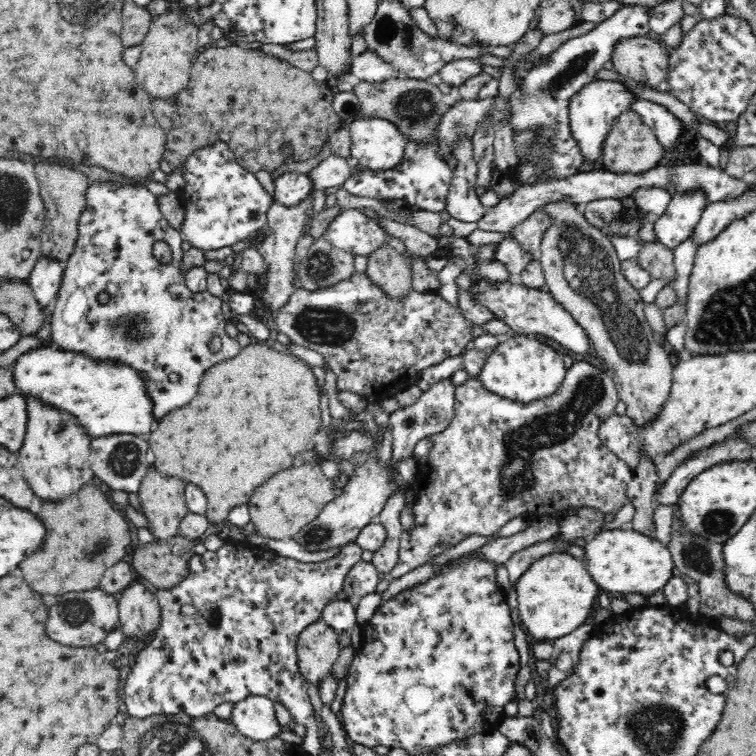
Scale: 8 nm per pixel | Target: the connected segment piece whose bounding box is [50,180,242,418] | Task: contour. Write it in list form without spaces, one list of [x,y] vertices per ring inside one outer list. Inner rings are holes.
[[[98,181],[93,184],[89,184],[86,193],[85,207],[80,214],[80,218],[77,220],[77,237],[74,243],[74,250],[72,254],[65,260],[65,271],[64,276],[61,280],[61,287],[57,292],[54,300],[54,307],[51,307],[50,325],[51,325],[51,340],[54,342],[56,348],[84,352],[92,358],[112,358],[132,364],[136,370],[142,373],[142,377],[148,380],[148,390],[152,394],[152,400],[154,400],[154,410],[156,410],[156,418],[164,416],[166,412],[170,410],[176,410],[176,408],[182,408],[184,404],[188,404],[196,392],[198,392],[198,384],[202,382],[202,376],[207,373],[207,370],[214,366],[216,363],[222,362],[223,360],[234,358],[239,352],[242,346],[236,341],[236,337],[227,335],[225,331],[226,317],[222,313],[221,304],[224,297],[214,296],[208,290],[197,293],[190,290],[185,283],[185,275],[180,273],[180,261],[182,254],[184,253],[180,249],[183,238],[179,233],[179,229],[172,228],[168,221],[162,216],[158,205],[156,205],[156,196],[152,194],[146,187],[140,184],[125,184],[117,183],[116,181]],[[154,242],[166,242],[172,252],[173,261],[171,263],[162,263],[152,253],[154,248]],[[99,292],[108,292],[110,296],[109,302],[101,304],[96,301],[96,295]],[[218,336],[221,338],[222,344],[220,350],[213,352],[210,350],[210,342],[212,338]]]

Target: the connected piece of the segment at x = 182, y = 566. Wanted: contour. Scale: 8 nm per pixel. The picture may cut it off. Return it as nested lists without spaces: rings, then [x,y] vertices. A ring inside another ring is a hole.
[[[227,519],[220,524],[209,524],[200,538],[194,538],[194,540],[177,534],[175,537],[168,538],[164,542],[140,543],[132,554],[131,566],[134,568],[135,574],[155,590],[167,589],[168,587],[174,586],[188,574],[190,559],[195,555],[194,548],[198,544],[203,544],[204,538],[208,534],[220,534],[220,528],[226,522]]]

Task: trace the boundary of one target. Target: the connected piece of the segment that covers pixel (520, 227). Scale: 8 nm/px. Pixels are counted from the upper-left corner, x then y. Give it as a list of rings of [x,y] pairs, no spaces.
[[[541,210],[534,211],[524,222],[517,224],[510,232],[514,242],[527,254],[532,254],[538,259],[539,246],[545,228],[548,228],[548,217]]]

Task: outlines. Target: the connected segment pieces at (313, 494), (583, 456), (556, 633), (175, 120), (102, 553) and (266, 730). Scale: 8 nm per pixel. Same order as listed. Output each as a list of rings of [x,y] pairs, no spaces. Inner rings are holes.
[[[294,464],[294,468],[272,474],[268,482],[264,482],[252,492],[246,503],[249,522],[252,522],[256,534],[262,538],[275,541],[294,539],[303,526],[310,524],[334,497],[333,480],[322,473],[319,465]]]
[[[575,360],[572,366],[565,374],[565,380],[556,390],[547,398],[536,400],[530,403],[520,403],[509,401],[508,398],[502,398],[498,394],[494,394],[484,387],[480,379],[467,379],[464,384],[455,388],[455,414],[451,421],[450,427],[441,434],[435,435],[434,449],[430,450],[430,454],[422,461],[419,469],[418,477],[411,484],[413,494],[412,512],[414,514],[414,526],[411,529],[402,529],[402,537],[400,538],[399,560],[392,570],[392,578],[403,575],[409,570],[418,568],[430,560],[433,556],[444,552],[470,535],[478,535],[489,537],[498,532],[510,518],[514,516],[522,516],[533,520],[540,517],[561,517],[568,509],[596,507],[606,514],[618,512],[620,508],[628,502],[626,494],[626,485],[632,482],[633,470],[629,465],[616,456],[610,449],[602,445],[602,441],[598,437],[598,426],[601,422],[615,415],[614,410],[616,404],[620,401],[617,394],[616,383],[611,378],[609,372],[600,371],[598,368],[590,365],[586,361]]]
[[[552,553],[535,560],[515,582],[518,612],[515,619],[539,641],[552,642],[591,620],[598,585],[580,562],[569,553]]]
[[[226,44],[201,49],[192,64],[188,84],[172,98],[152,97],[150,108],[156,122],[159,122],[161,129],[166,133],[167,141],[163,157],[171,166],[181,165],[195,148],[222,140],[234,150],[233,156],[237,163],[255,175],[260,170],[266,172],[276,170],[288,162],[301,163],[310,160],[322,152],[330,136],[344,127],[343,119],[337,116],[332,107],[334,92],[335,89],[330,83],[320,84],[312,78],[312,74],[298,70],[276,56],[264,54],[260,50],[244,50],[238,44]],[[272,126],[294,126],[294,128],[288,130],[292,134],[270,134],[274,132]],[[284,146],[292,148],[290,156],[282,152]]]
[[[83,484],[76,494],[60,502],[40,500],[36,518],[46,528],[44,542],[18,566],[22,568],[25,581],[41,595],[57,597],[96,589],[104,571],[122,561],[132,544],[126,517],[112,506],[106,492],[94,484]]]
[[[250,696],[233,704],[232,723],[253,741],[268,741],[279,737],[284,728],[276,719],[274,701],[267,696]]]

